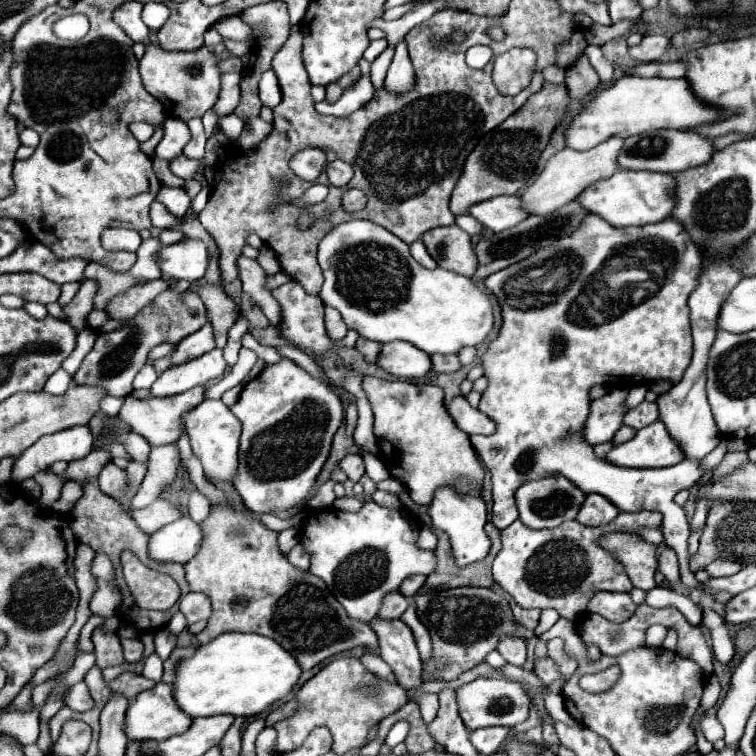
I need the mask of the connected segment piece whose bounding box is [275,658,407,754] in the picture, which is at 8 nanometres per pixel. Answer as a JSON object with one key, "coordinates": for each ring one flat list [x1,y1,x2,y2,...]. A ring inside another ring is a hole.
{"coordinates":[[335,658,301,686,297,700,303,702,303,708,299,708,289,720,283,720,275,726,277,752,291,752,299,748,307,734,317,726,331,730,335,754,345,754,353,748,359,748,367,742,367,732,385,716,397,712,407,702,407,696,401,686,389,686,385,680,379,680,375,674,371,674,359,658]]}

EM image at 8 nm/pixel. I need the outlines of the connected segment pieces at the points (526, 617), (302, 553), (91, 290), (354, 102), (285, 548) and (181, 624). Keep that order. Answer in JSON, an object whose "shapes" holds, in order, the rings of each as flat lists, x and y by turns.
{"shapes":[[[509,602,511,610,513,610,513,616,517,618,517,622,521,622,525,628,529,630,535,630,537,624,539,624,539,616,541,616,541,610,523,610,521,606,517,606,517,602]],[[297,544,297,546,287,554,287,558,289,558,289,562,293,562,293,566,297,566,297,568,301,568,301,570,309,570,309,552,307,552,301,544]],[[87,280,87,282,81,284,81,290,79,290,77,296,73,298,73,302,67,304,67,306,63,306,65,314,69,316,69,318,67,318,69,324,71,324,77,332,81,332,81,330,85,328,85,316,93,310,93,298,95,298,97,290,99,290,99,282,95,282,95,280,89,282,89,280]],[[361,76,359,82,345,88,343,94,335,102,323,100,323,102,317,102,315,108,317,108,317,112,329,114,329,116,349,116,355,110,359,110,361,106,365,106,373,98,373,94,375,94,375,90,373,90,371,78]],[[283,530,279,534,279,546,281,546,283,554,287,554,297,542,299,542,299,532,297,530]],[[180,611,172,616,167,628,174,635,179,635,186,628,186,619]]]}

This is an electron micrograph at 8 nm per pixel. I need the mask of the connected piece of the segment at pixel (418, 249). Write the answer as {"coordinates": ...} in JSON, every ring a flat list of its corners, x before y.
{"coordinates":[[417,240,417,242,411,244,411,254,413,254,413,258,421,266,425,266,425,268,437,268,437,262,429,256,429,252,427,252,427,248,425,248,425,244,421,240]]}

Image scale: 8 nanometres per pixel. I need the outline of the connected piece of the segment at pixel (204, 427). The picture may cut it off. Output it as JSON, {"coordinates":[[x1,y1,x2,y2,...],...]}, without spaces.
{"coordinates":[[203,400,187,414,185,428,191,440,193,454,203,462,205,476,217,478,217,480,233,480,233,474,237,470,237,448,239,448,241,424,231,414,231,410,221,400]]}

